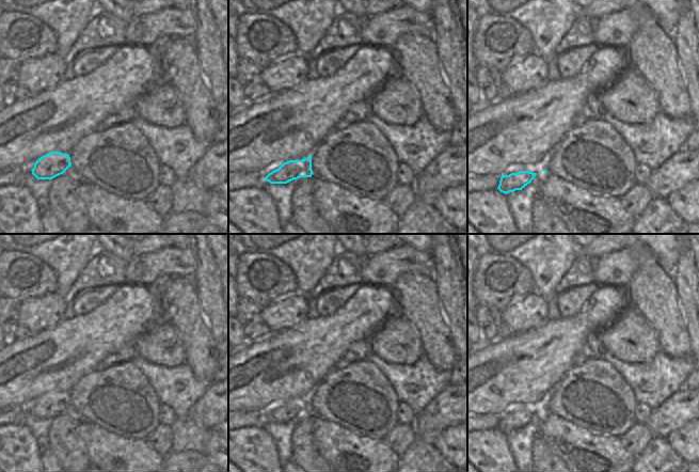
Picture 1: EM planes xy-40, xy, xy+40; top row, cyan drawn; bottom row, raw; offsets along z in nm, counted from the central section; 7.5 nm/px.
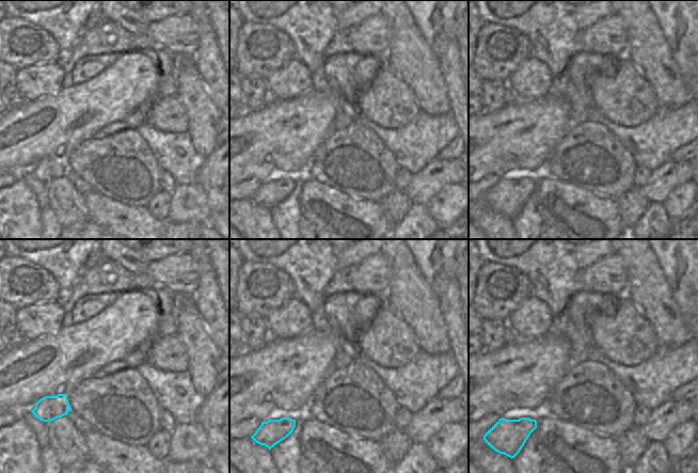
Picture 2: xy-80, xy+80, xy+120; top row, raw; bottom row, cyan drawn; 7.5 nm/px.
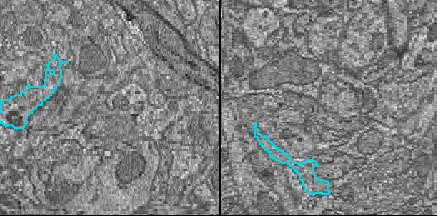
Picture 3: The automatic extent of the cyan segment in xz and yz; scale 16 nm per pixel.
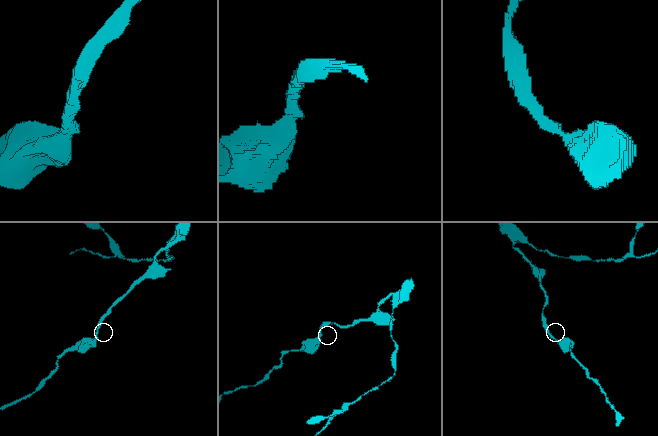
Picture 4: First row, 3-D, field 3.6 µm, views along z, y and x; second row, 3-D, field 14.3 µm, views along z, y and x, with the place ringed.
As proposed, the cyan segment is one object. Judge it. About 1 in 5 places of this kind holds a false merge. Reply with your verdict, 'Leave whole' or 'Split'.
Leave whole

